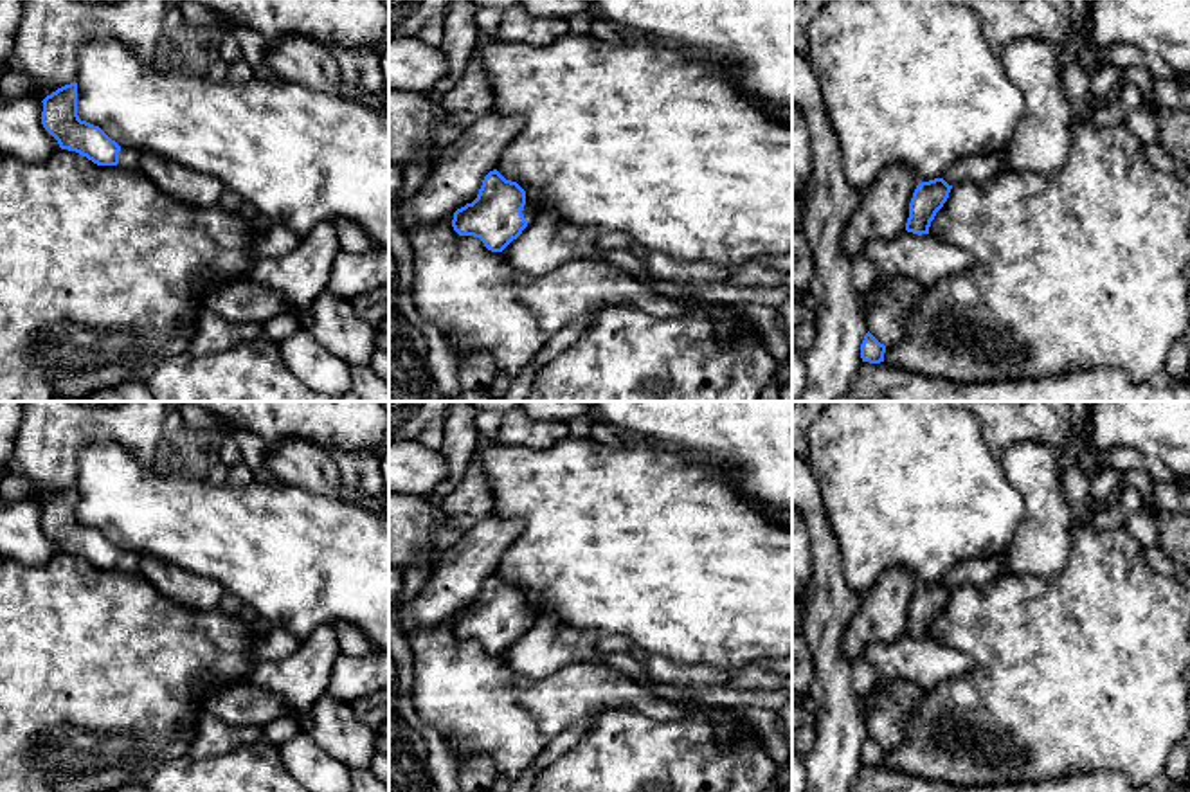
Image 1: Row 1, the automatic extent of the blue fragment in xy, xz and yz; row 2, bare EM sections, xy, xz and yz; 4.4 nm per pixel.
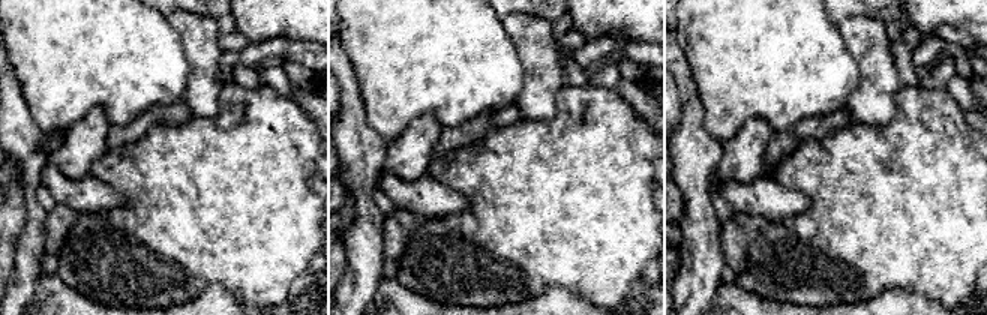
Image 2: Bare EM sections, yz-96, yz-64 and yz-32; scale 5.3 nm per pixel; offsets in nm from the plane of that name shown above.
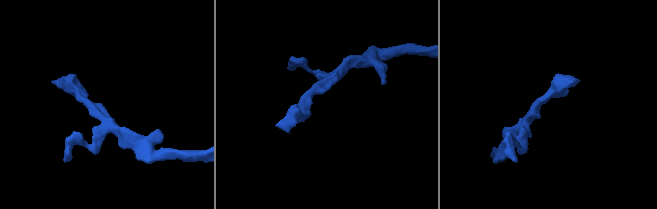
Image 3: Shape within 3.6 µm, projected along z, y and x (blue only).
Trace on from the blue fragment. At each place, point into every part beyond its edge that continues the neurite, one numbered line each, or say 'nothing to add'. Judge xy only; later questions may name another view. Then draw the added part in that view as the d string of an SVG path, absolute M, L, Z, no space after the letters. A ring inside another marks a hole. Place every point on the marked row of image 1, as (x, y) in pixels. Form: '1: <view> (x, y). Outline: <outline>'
1: xy (128, 159). Outline: M121 148L117 166L128 171L140 171L140 151Z

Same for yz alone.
1: yz (978, 168). Outline: M1003 151L987 157L983 155L965 157L951 164L942 178L949 185L956 185L961 182L985 184L988 178L1003 171L1003 158L1005 158Z

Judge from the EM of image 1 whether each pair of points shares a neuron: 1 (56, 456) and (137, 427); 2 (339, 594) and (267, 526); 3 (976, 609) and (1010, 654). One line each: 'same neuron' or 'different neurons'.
1: same neuron
2: same neuron
3: same neuron

